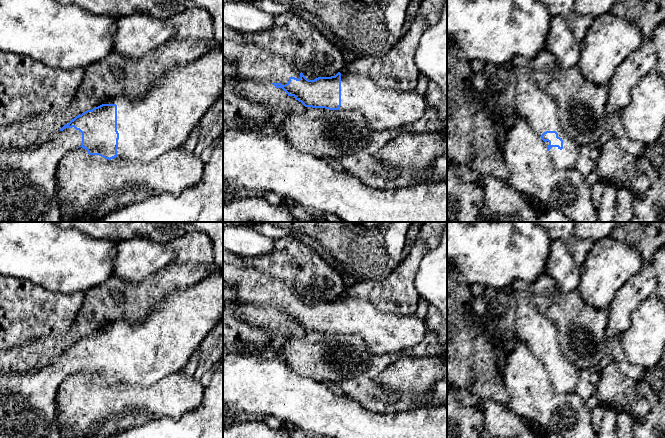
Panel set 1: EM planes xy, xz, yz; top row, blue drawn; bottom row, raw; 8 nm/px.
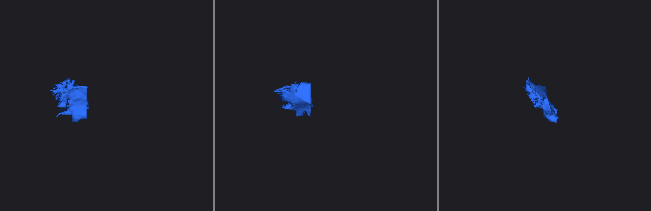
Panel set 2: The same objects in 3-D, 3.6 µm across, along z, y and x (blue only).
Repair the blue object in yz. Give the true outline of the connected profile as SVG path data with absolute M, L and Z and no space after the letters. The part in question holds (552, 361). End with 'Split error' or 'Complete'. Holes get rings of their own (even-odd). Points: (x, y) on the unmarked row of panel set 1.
M523 300L517 301L514 320L517 337L529 346L533 355L545 366L554 390L559 393L575 392L580 371L563 356L554 323L542 315L532 303Z. Split error

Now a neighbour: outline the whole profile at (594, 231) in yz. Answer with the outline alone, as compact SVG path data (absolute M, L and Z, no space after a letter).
M575 222L574 234L594 242L611 235L617 222Z

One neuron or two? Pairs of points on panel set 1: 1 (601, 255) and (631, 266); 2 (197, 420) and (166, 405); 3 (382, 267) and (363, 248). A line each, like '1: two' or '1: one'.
1: one
2: two
3: one

